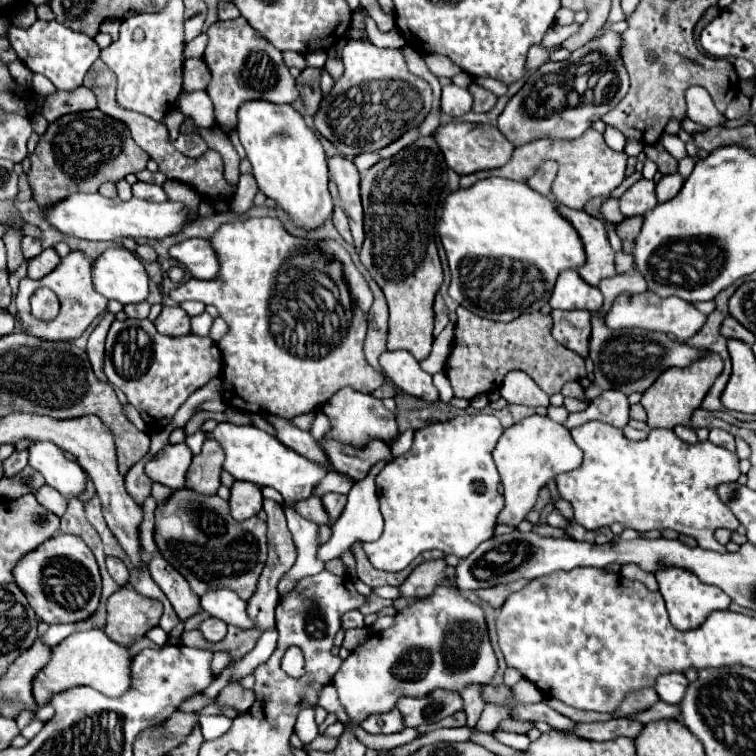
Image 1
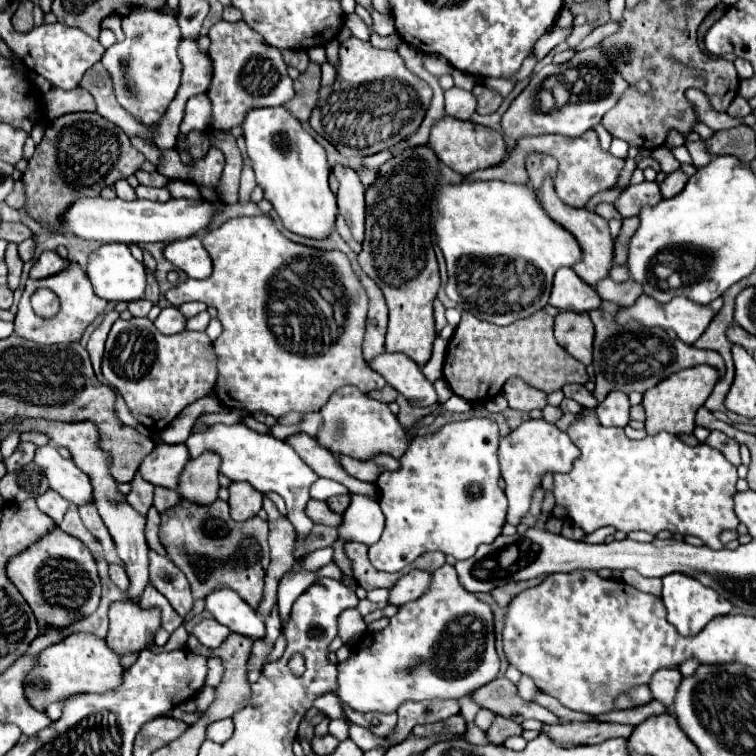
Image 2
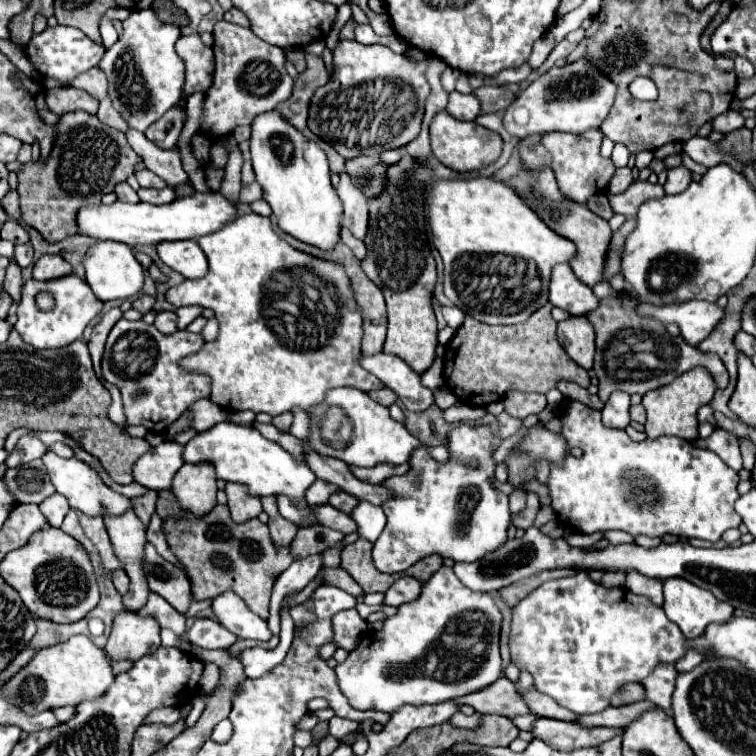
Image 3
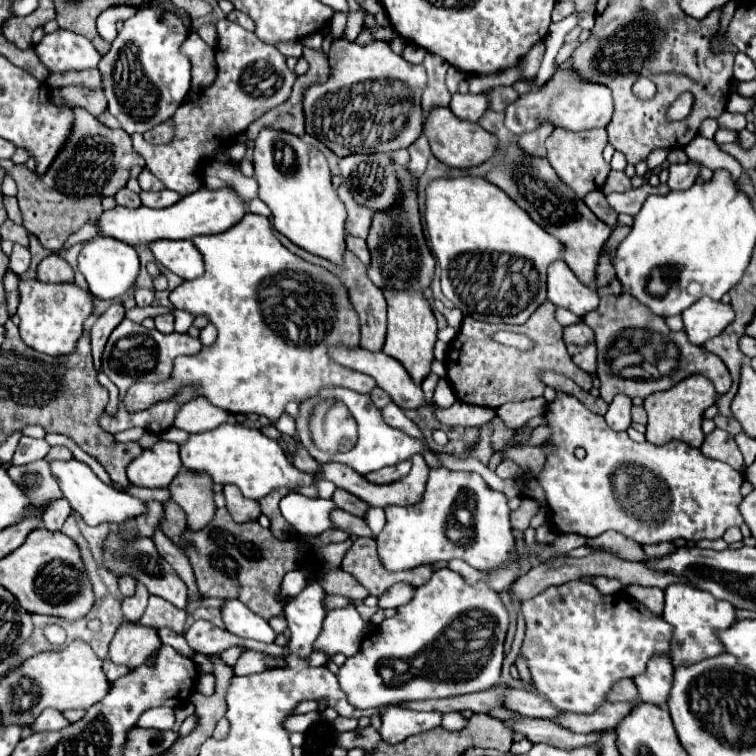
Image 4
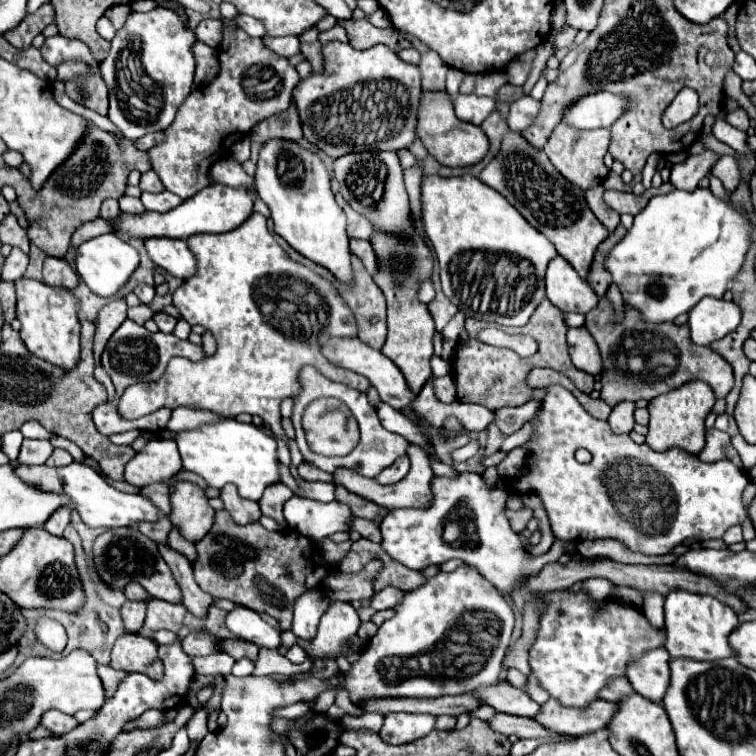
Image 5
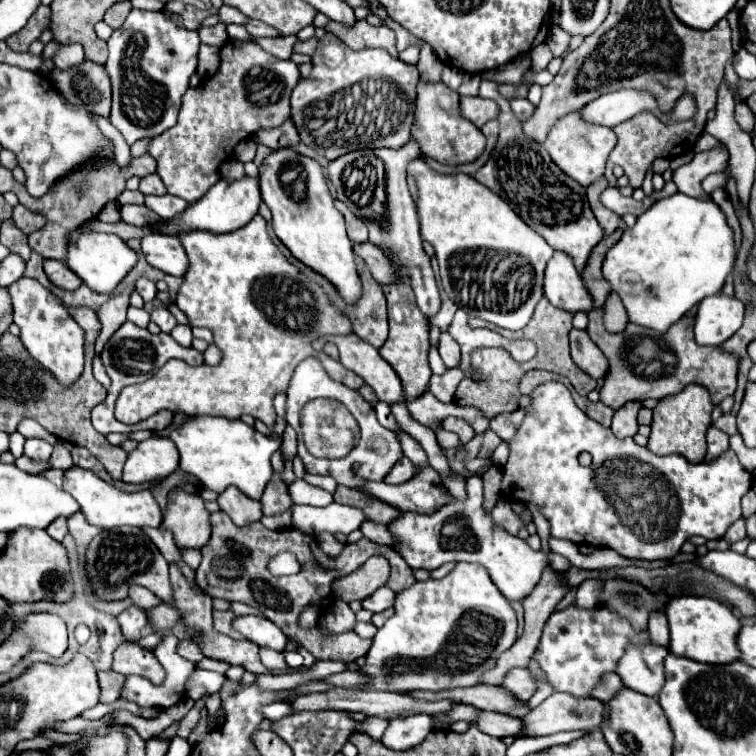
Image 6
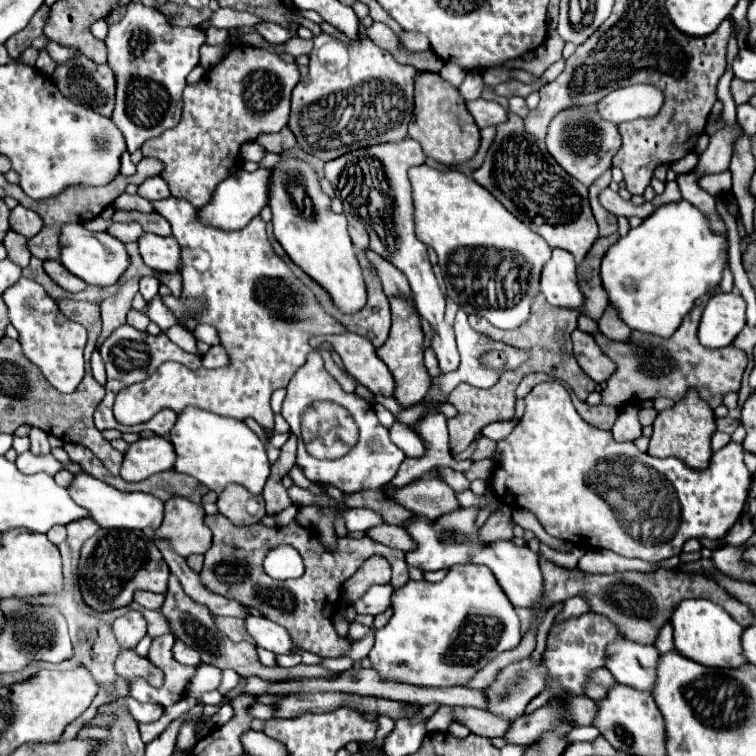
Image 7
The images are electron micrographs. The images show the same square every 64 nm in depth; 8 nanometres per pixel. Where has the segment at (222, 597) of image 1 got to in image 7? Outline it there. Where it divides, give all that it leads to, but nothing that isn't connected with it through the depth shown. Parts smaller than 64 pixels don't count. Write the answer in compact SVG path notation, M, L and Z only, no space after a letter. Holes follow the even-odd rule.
M248 616L244 620L244 628L260 648L266 648L274 654L290 654L294 650L294 642L290 634L282 626L270 622L264 616Z

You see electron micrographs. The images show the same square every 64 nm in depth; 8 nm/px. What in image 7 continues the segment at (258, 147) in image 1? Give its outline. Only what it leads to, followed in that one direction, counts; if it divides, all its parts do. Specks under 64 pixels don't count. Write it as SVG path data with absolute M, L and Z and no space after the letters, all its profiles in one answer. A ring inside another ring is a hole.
M280 156L280 160L270 170L268 192L274 236L286 254L294 260L294 264L298 264L308 276L312 276L330 292L334 304L342 312L360 310L366 304L366 286L346 230L346 218L344 214L332 212L330 196L322 192L316 170L300 158Z

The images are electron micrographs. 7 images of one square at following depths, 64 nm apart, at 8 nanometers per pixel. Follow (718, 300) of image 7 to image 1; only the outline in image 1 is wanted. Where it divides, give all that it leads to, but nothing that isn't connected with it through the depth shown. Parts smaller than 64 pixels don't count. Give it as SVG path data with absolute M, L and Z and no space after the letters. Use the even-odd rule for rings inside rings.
M642 292L642 294L620 294L616 298L616 302L612 304L610 312L606 314L606 324L612 330L620 330L620 328L642 328L642 330L654 330L654 332L664 332L664 334L674 334L676 340L686 342L690 336L694 336L702 324L704 324L706 316L700 314L692 304L676 298L676 296L656 296L652 292Z

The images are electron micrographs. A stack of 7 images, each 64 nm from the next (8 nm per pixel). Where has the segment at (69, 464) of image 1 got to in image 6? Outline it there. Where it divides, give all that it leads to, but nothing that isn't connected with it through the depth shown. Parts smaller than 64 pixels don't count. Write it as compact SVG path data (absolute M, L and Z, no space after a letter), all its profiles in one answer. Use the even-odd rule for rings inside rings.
M72 466L64 472L64 486L68 494L74 496L74 500L80 504L80 512L86 516L88 524L100 526L100 528L116 528L116 526L160 526L162 524L162 512L150 494L150 490L142 492L120 492L112 484L98 478L94 472L84 470L80 466Z

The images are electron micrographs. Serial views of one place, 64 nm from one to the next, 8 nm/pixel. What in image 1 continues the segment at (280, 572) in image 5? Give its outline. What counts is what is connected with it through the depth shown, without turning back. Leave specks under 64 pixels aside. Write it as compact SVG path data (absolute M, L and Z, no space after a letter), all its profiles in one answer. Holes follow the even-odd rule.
M188 488L172 490L172 494L156 506L154 514L154 540L160 554L190 582L198 596L216 588L230 588L242 600L254 594L258 576L266 564L266 522L256 516L236 522L230 516L226 500Z

